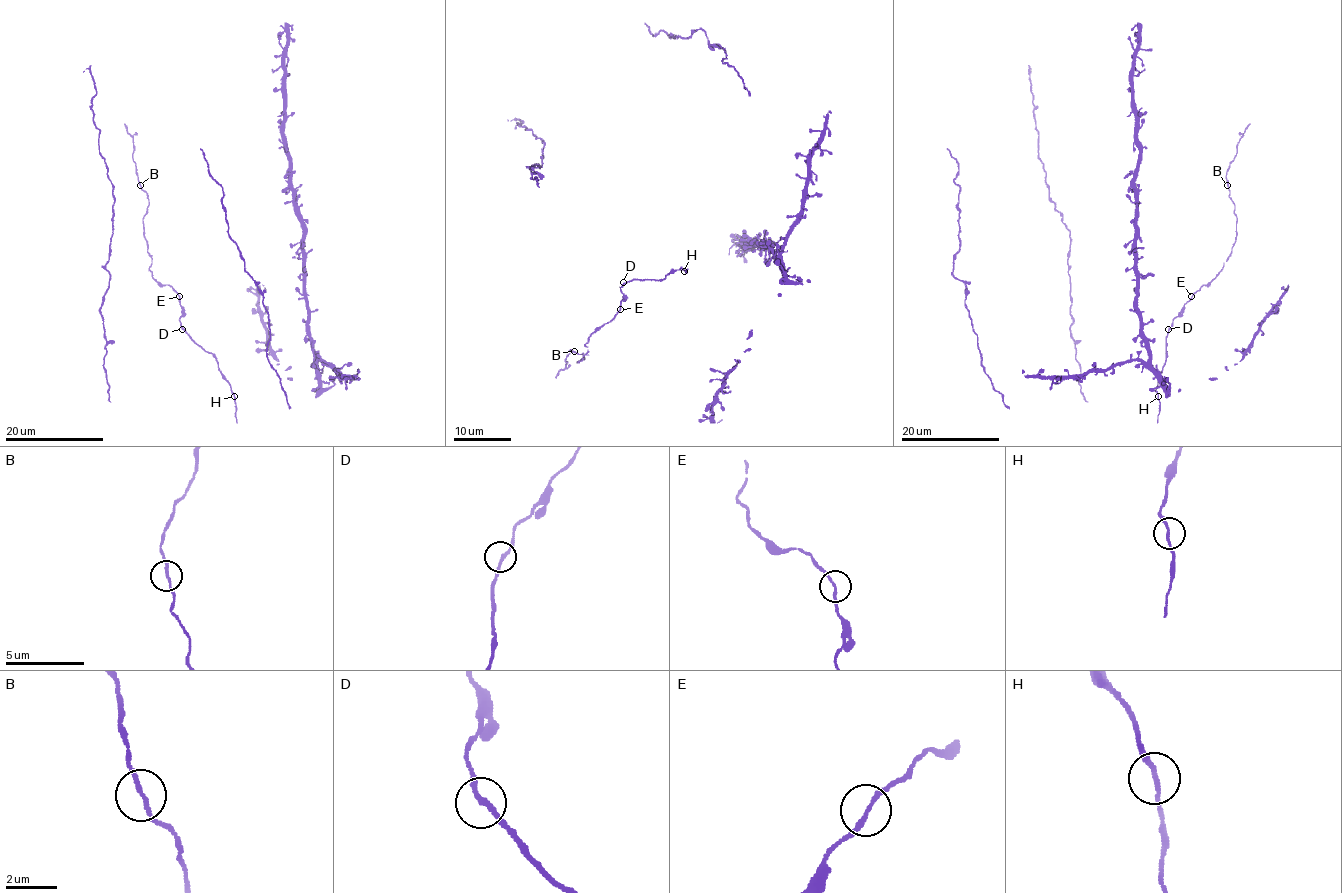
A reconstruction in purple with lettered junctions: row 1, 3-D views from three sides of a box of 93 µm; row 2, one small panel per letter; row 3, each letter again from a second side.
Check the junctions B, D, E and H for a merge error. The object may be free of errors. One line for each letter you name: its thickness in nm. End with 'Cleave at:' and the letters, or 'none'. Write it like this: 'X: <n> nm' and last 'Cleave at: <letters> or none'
Cleave at: none

